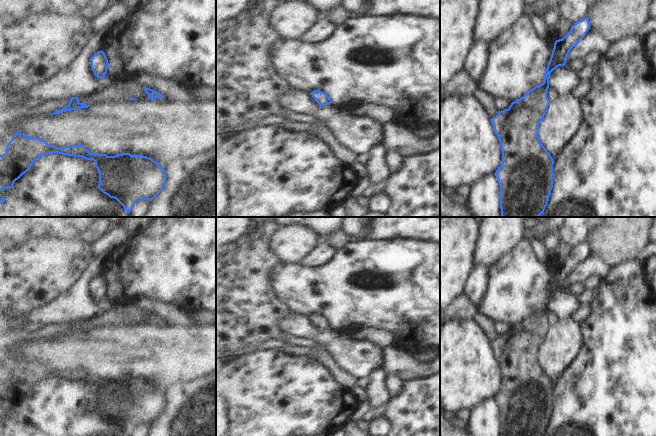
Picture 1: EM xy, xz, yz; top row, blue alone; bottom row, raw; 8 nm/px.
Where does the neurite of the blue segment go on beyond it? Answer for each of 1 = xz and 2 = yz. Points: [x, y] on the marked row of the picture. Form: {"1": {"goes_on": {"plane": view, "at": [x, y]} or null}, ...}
{"1": {"goes_on": null}, "2": {"goes_on": null}}

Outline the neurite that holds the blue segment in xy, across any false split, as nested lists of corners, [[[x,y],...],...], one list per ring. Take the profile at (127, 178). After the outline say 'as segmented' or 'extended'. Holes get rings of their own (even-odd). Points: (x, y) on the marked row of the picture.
[[[16,132],[8,143],[5,153],[0,155],[0,190],[12,188],[14,182],[31,168],[34,161],[53,153],[93,160],[99,172],[98,188],[110,198],[116,199],[128,213],[137,201],[152,201],[164,189],[166,183],[165,169],[160,167],[152,158],[143,155],[131,155],[130,153],[115,156],[91,153],[82,144],[59,148],[42,139],[27,137],[24,133]]]; as segmented

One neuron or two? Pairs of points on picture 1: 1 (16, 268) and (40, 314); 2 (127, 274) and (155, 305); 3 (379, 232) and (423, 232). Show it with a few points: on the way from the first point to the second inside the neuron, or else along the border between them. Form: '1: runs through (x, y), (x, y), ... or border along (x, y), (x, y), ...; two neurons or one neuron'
1: border along (58, 297), (44, 306), (39, 306), (21, 314); two neurons
2: border along (138, 296), (148, 296), (171, 303); two neurons
3: runs through (390, 229), (412, 229); one neuron

